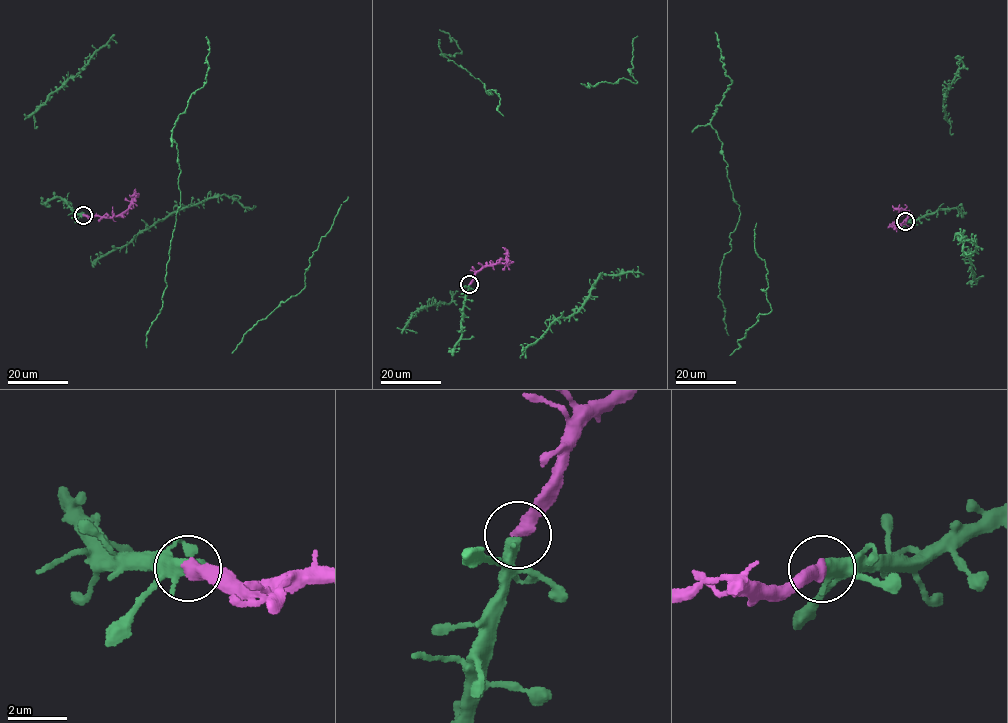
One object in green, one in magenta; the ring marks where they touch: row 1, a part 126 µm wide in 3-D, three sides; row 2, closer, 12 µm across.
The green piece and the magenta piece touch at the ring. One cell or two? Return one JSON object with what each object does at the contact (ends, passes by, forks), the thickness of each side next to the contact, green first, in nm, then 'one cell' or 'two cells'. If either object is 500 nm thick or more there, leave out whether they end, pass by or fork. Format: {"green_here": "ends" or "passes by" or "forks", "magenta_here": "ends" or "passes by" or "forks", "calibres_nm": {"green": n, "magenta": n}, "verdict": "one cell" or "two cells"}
{"green_here": "passes by", "magenta_here": "ends", "calibres_nm": {"green": 340, "magenta": 460}, "verdict": "one cell"}

